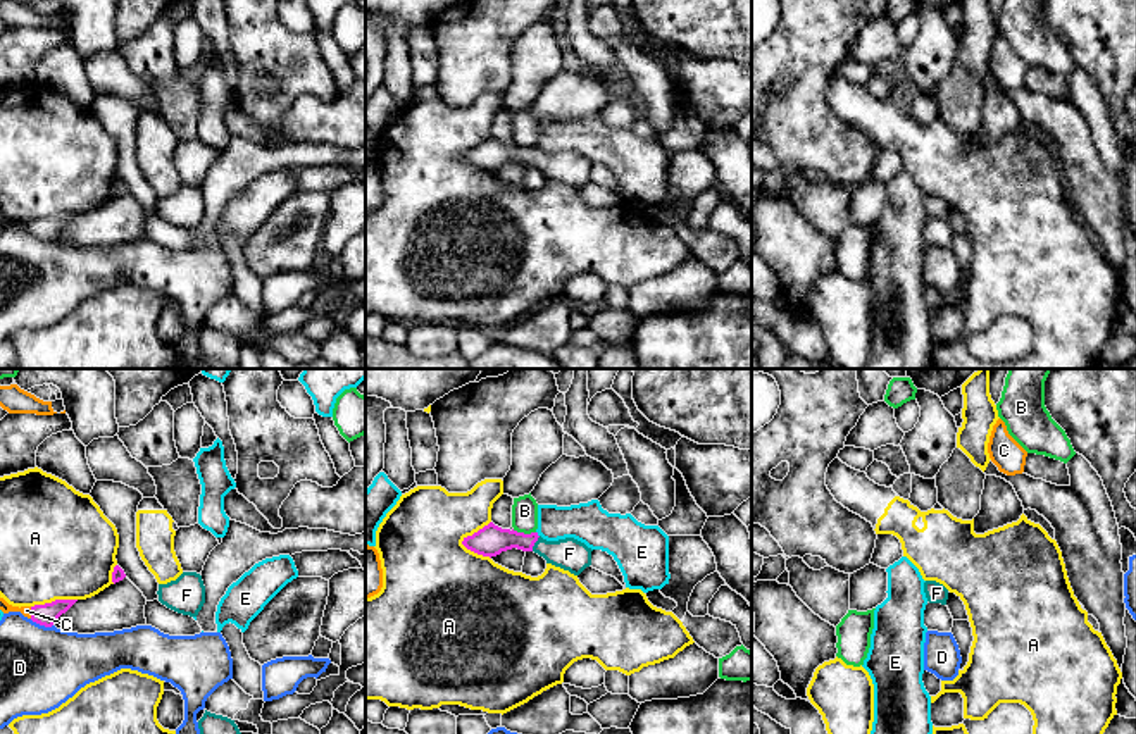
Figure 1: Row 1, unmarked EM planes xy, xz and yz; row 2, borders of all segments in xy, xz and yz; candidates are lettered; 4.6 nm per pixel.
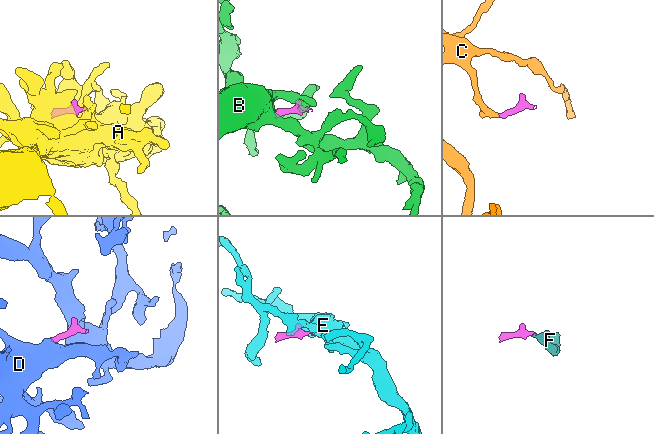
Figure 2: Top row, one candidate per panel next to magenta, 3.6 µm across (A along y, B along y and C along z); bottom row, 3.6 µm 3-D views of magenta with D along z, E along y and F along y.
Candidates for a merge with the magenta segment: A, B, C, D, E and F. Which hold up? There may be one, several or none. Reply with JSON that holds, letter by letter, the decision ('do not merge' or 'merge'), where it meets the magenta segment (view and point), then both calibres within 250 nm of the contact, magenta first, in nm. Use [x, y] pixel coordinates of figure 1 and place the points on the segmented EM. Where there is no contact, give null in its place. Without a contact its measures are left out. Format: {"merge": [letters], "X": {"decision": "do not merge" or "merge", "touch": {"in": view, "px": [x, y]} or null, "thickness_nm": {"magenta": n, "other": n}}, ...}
{"merge": ["C", "F"], "A": {"decision": "do not merge", "touch": {"in": "xz", "px": [462, 543]}, "thickness_nm": {"magenta": 140, "other": 480}}, "B": {"decision": "do not merge", "touch": {"in": "xz", "px": [523, 533]}, "thickness_nm": {"magenta": 140, "other": 130}}, "C": {"decision": "merge", "touch": {"in": "xy", "px": [31, 612]}, "thickness_nm": {"magenta": 100, "other": 50}}, "D": {"decision": "do not merge", "touch": {"in": "xy", "px": [42, 624]}, "thickness_nm": {"magenta": 100, "other": 380}}, "E": {"decision": "do not merge", "touch": {"in": "xz", "px": [536, 534]}, "thickness_nm": {"magenta": 140, "other": 190}}, "F": {"decision": "merge", "touch": {"in": "xz", "px": [535, 541]}, "thickness_nm": {"magenta": 140, "other": 150}}}

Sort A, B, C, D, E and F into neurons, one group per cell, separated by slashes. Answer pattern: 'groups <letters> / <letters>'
groups A / B / C F / D / E

